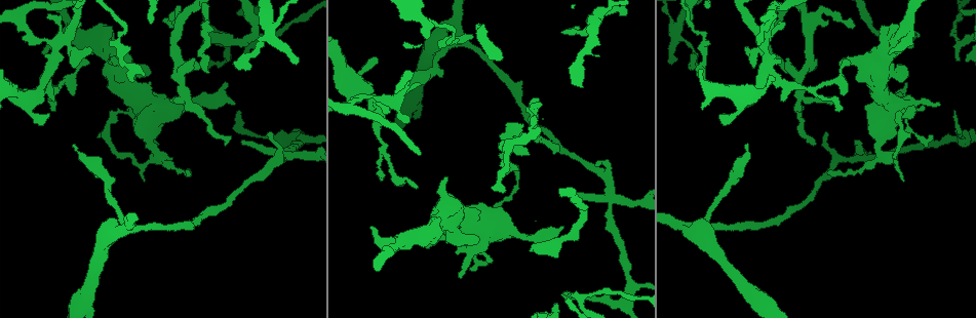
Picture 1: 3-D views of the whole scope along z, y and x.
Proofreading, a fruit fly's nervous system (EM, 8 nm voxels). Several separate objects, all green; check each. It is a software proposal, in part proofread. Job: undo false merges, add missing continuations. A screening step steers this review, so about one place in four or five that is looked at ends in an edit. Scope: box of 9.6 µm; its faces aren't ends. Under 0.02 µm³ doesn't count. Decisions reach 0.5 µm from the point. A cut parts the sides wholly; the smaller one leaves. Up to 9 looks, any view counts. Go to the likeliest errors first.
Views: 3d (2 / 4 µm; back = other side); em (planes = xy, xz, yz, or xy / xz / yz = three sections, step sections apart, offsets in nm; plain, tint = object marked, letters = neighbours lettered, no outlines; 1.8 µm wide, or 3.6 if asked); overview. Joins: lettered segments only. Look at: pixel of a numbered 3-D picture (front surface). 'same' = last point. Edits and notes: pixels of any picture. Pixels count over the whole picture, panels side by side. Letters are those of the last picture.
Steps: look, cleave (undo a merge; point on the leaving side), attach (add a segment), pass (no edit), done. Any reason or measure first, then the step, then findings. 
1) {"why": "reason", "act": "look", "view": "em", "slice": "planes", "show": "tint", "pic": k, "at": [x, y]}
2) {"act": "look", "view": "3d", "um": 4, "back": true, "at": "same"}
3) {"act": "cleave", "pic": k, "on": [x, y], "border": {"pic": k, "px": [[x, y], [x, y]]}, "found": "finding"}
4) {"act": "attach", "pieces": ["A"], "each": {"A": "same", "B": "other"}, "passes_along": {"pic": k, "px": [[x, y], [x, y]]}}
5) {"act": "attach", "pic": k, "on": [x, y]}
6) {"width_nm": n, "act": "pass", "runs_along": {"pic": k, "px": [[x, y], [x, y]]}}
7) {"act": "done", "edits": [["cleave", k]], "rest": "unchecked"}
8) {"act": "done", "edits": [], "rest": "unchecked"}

{"why": "an open end", "act": "look", "view": "3d", "um": 4, "pic": 1, "at": [696, 75]}

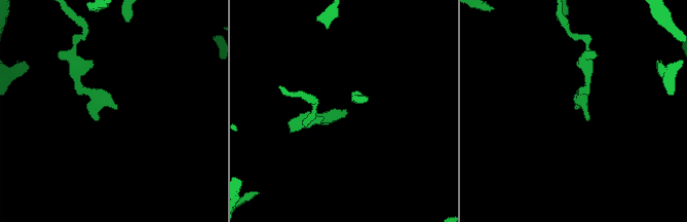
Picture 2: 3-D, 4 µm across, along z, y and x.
{"why": "now the EM", "act": "look", "view": "em", "um": 3.6, "slice": "xz", "step": 16, "show": "letters", "pic": 2, "at": [116, 109]}

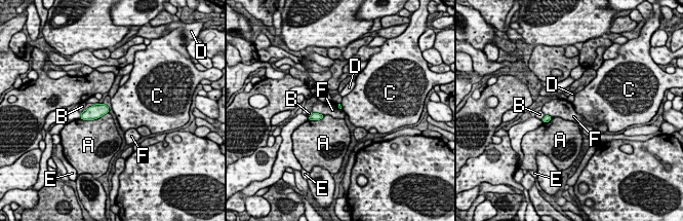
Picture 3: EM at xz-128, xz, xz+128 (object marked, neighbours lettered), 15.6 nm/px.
{"act": "pass", "each": {"A": "other", "B": "other", "C": "other", "D": "other", "E": "other", "F": "other"}, "border": {"pic": 3, "px": [[313, 112], [323, 115]]}, "found": "none of them fits"}

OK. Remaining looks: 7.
{"why": "sharp bend", "act": "look", "view": "em", "slice": "yz", "step": 4, "show": "tint", "pic": 1, "at": [533, 101]}

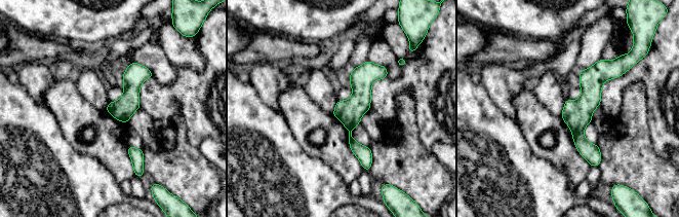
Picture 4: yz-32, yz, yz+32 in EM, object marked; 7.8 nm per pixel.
{"why": "see the neighbours", "act": "look", "view": "em", "slice": "yz", "step": 4, "show": "letters", "at": "same"}

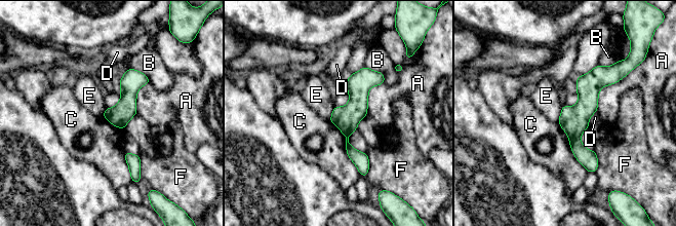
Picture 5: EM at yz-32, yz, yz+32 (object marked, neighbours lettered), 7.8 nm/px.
{"width_nm": 160, "act": "pass", "each": {"A": "other", "B": "other", "C": "other", "D": "other", "E": "other", "F": "other"}, "runs_along": {"pic": 5, "px": [[608, 69], [575, 118], [575, 145], [592, 170]]}, "found": "one neuron here"}

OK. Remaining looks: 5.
{"why": "free end", "act": "look", "view": "em", "slice": "planes", "show": "letters", "pic": 1, "at": [75, 145]}

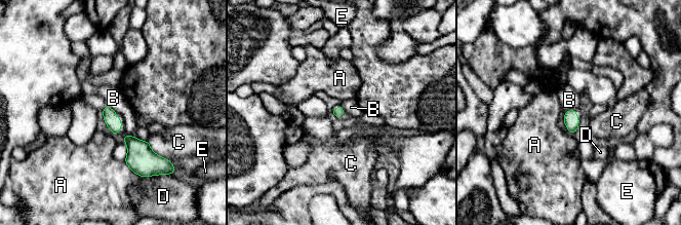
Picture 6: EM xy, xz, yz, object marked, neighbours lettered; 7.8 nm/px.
{"longest_contact_nm": ["C", 190], "act": "pass", "each": {"A": "other", "B": "other", "C": "other", "D": "other", "E": "other"}, "border": {"pic": 6, "px": [[575, 109], [569, 109], [564, 114]]}, "found": "no lettered segment goes on from it"}

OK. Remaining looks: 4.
{"why": "stops while still wide", "act": "look", "view": "3d", "um": 4, "pic": 1, "at": [175, 108]}

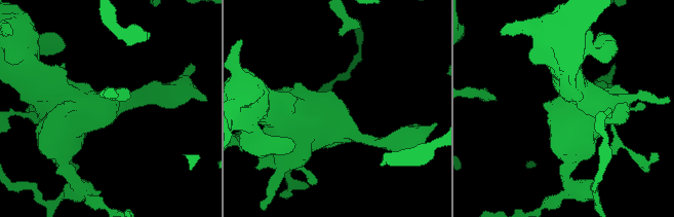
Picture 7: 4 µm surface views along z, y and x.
{"act": "look", "view": "em", "slice": "planes", "show": "letters", "pic": 7, "at": [337, 98]}

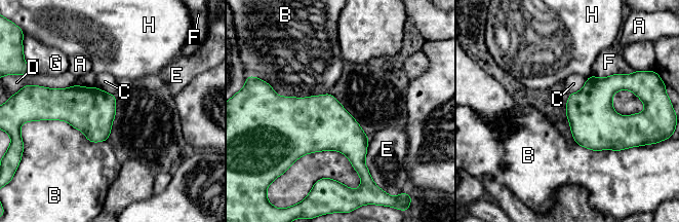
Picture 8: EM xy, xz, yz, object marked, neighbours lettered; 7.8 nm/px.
{"act": "pass", "each": {"A": "other", "B": "other", "C": "other", "D": "other", "E": "other", "F": "other", "G": "other", "H": "other"}, "border": {"pic": 8, "px": [[588, 78], [578, 90], [569, 95]]}, "found": "none of them fits"}

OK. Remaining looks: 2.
{"act": "done", "edits": [], "rest": "unchecked"}

